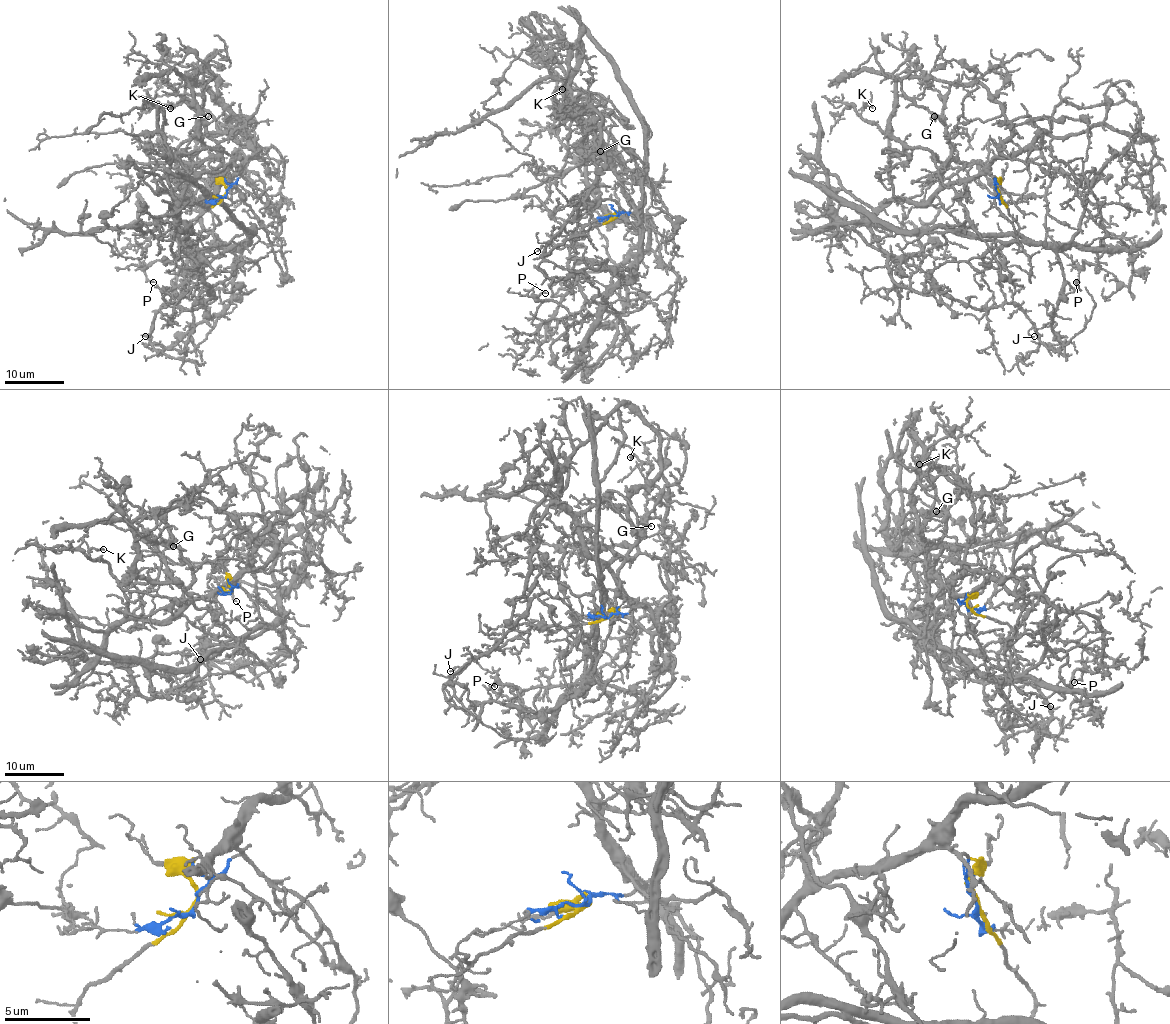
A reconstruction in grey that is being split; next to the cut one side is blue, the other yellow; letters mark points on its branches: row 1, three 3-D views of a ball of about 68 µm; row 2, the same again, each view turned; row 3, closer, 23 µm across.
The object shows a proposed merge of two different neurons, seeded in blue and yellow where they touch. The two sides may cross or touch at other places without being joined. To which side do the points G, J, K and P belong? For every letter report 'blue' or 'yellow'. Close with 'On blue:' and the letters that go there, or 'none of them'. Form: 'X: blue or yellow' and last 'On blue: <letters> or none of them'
G: blue
J: blue
K: blue
P: yellow
On blue: G, J, K

